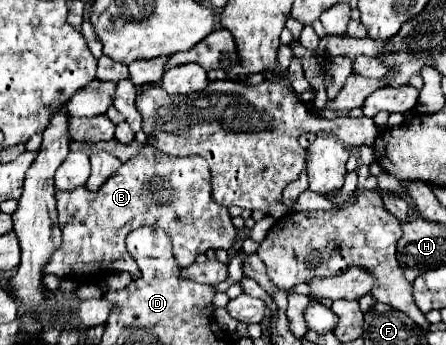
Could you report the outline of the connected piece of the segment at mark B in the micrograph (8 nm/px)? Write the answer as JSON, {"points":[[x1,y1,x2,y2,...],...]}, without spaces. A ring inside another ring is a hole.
{"points":[[146,145,142,153,132,157,132,161,126,161,98,191,90,191,86,187,58,191,56,203,64,243,48,260,44,275,54,274,60,279,76,279,84,283,98,279,104,281,114,271,128,271,134,279,138,279,140,269,136,261,132,261,132,257,128,255,124,239,132,229,138,229,142,225,160,225,166,229,166,233,172,239,174,257,180,263,180,267,192,265,196,255,206,253,208,249,230,249,236,239,236,229,230,223,228,209,212,201,208,163,202,157,170,157,156,151,150,145]]}

